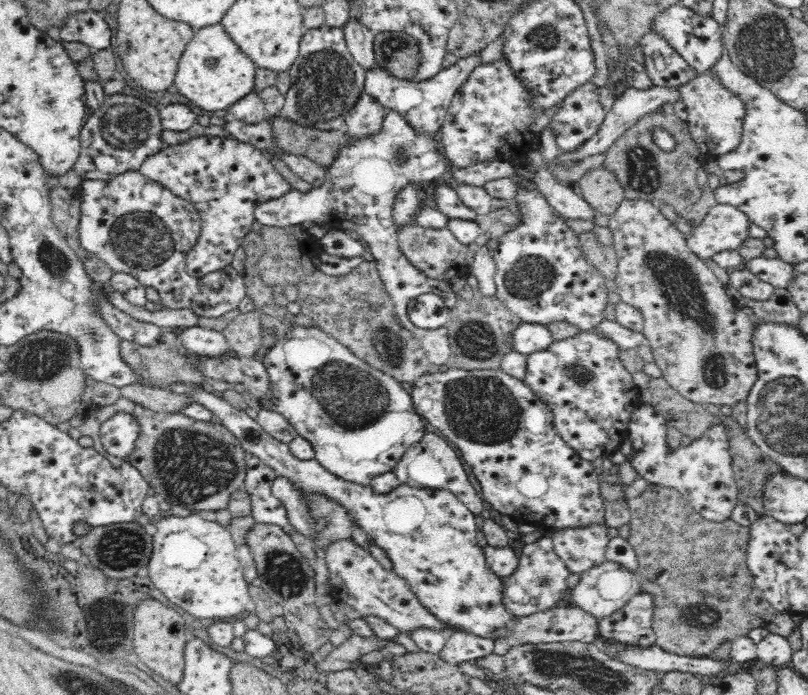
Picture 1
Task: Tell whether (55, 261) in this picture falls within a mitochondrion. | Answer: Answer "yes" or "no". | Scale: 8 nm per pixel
yes

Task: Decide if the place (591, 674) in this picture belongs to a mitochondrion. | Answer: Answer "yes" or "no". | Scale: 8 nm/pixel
yes

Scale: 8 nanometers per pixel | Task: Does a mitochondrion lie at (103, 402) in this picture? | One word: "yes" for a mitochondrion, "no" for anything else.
no

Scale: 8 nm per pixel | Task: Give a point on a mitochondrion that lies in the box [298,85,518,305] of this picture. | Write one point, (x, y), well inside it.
(401, 153)

